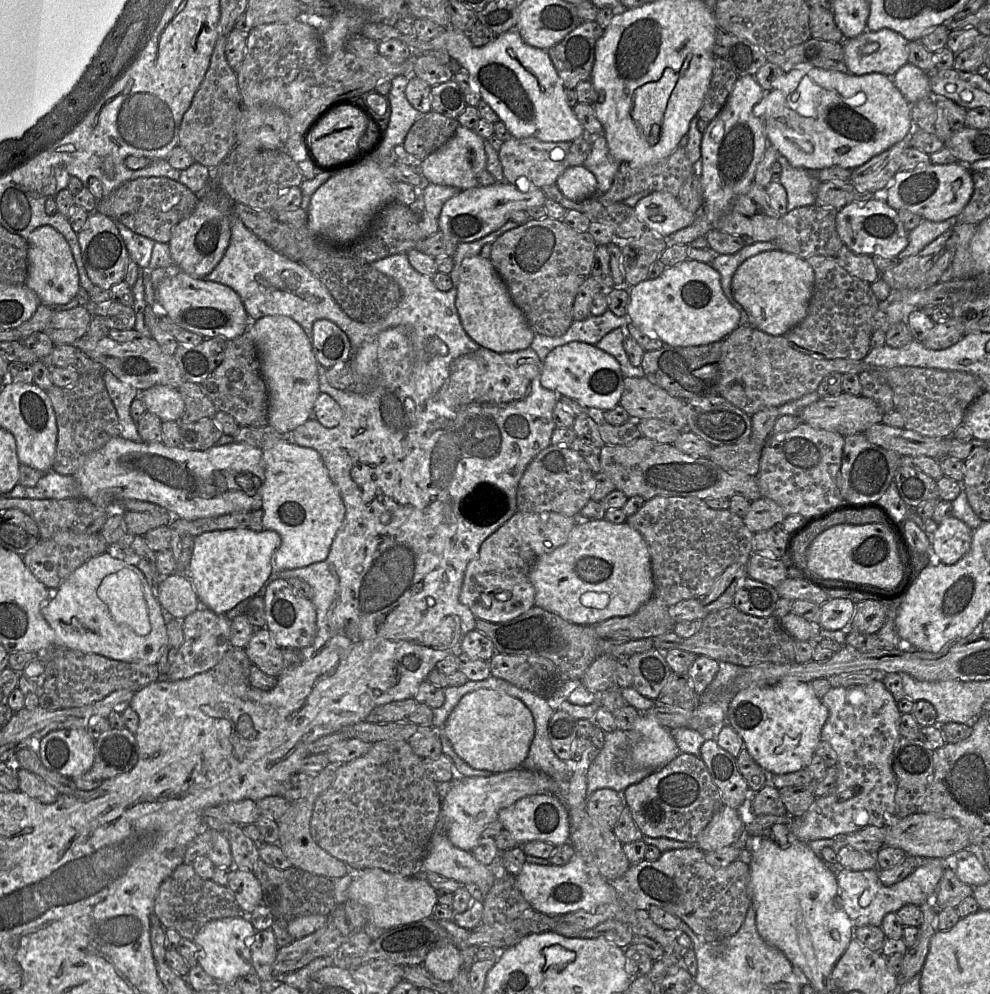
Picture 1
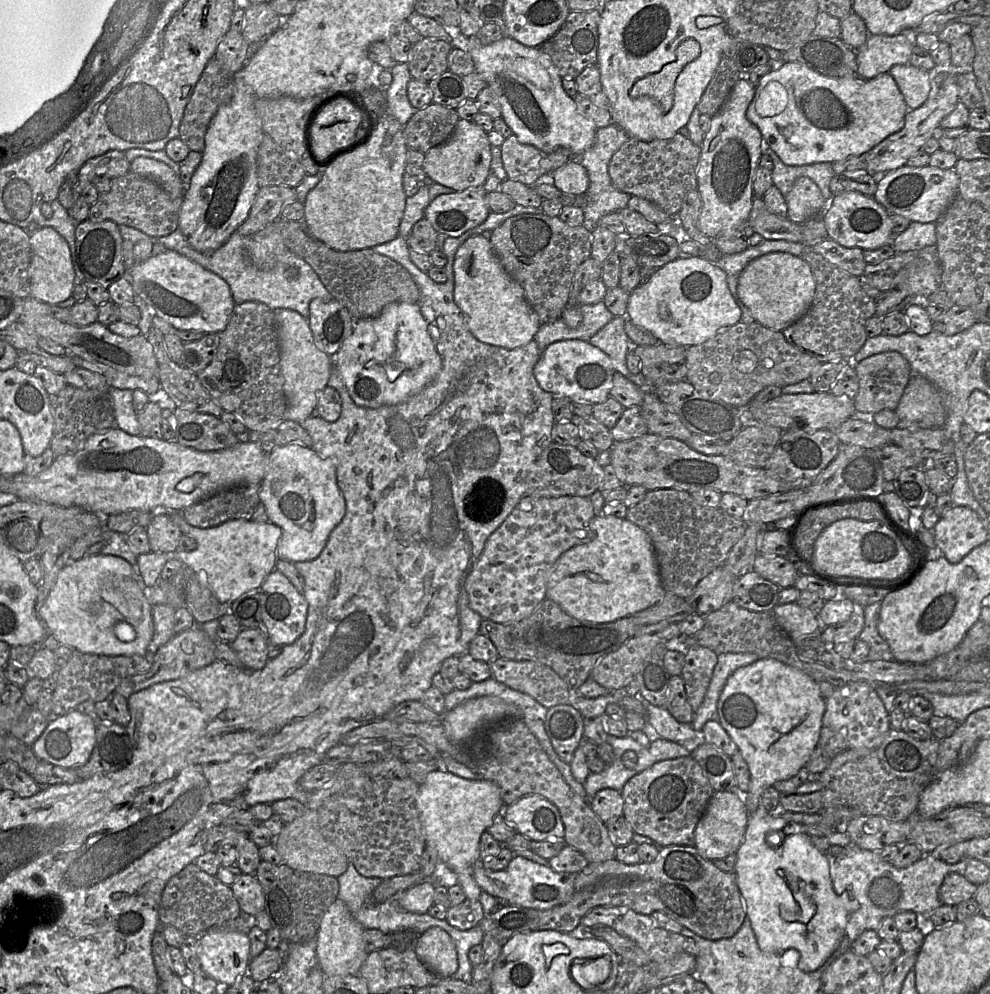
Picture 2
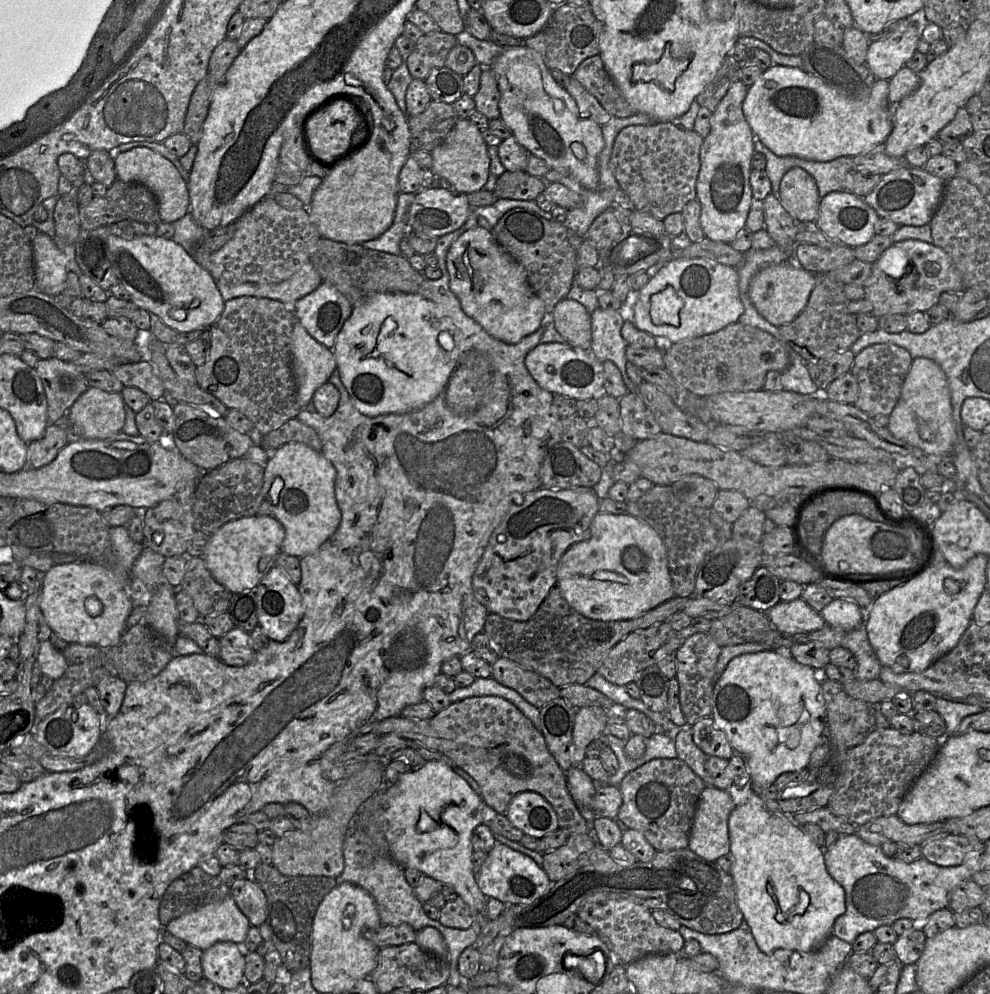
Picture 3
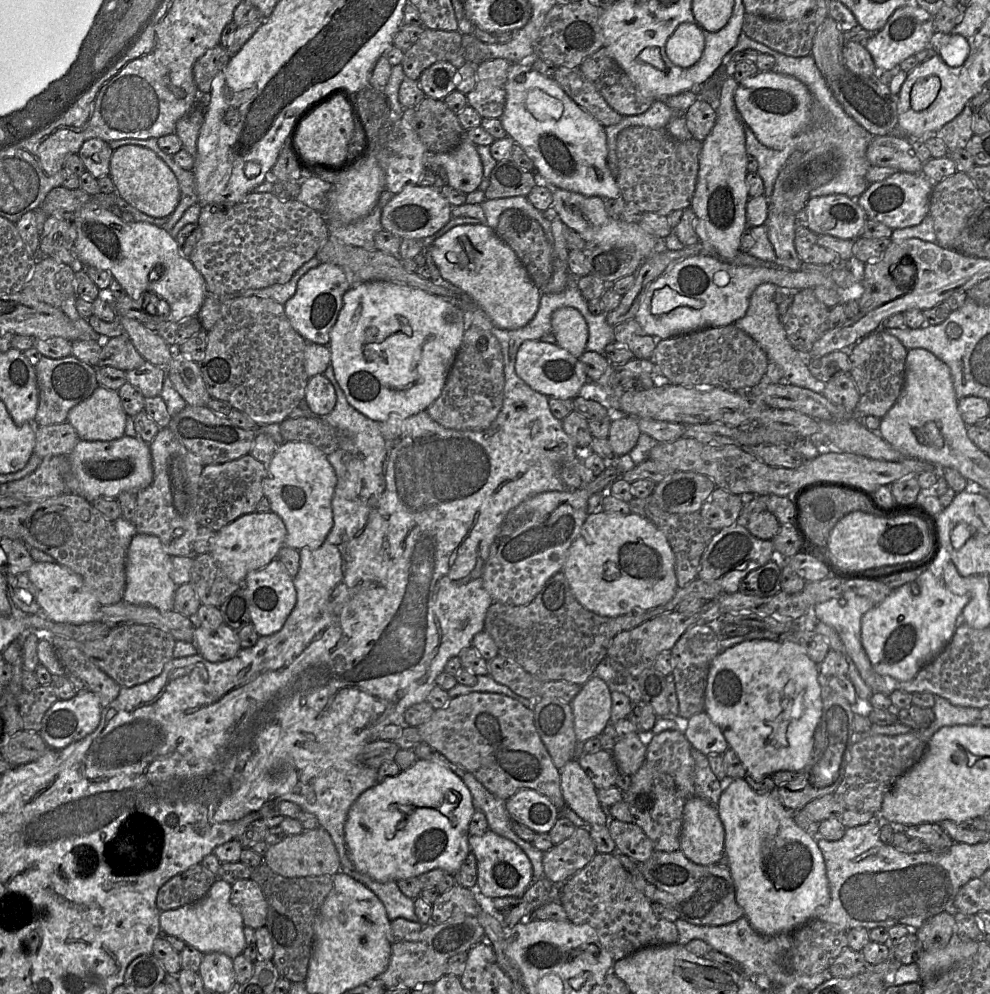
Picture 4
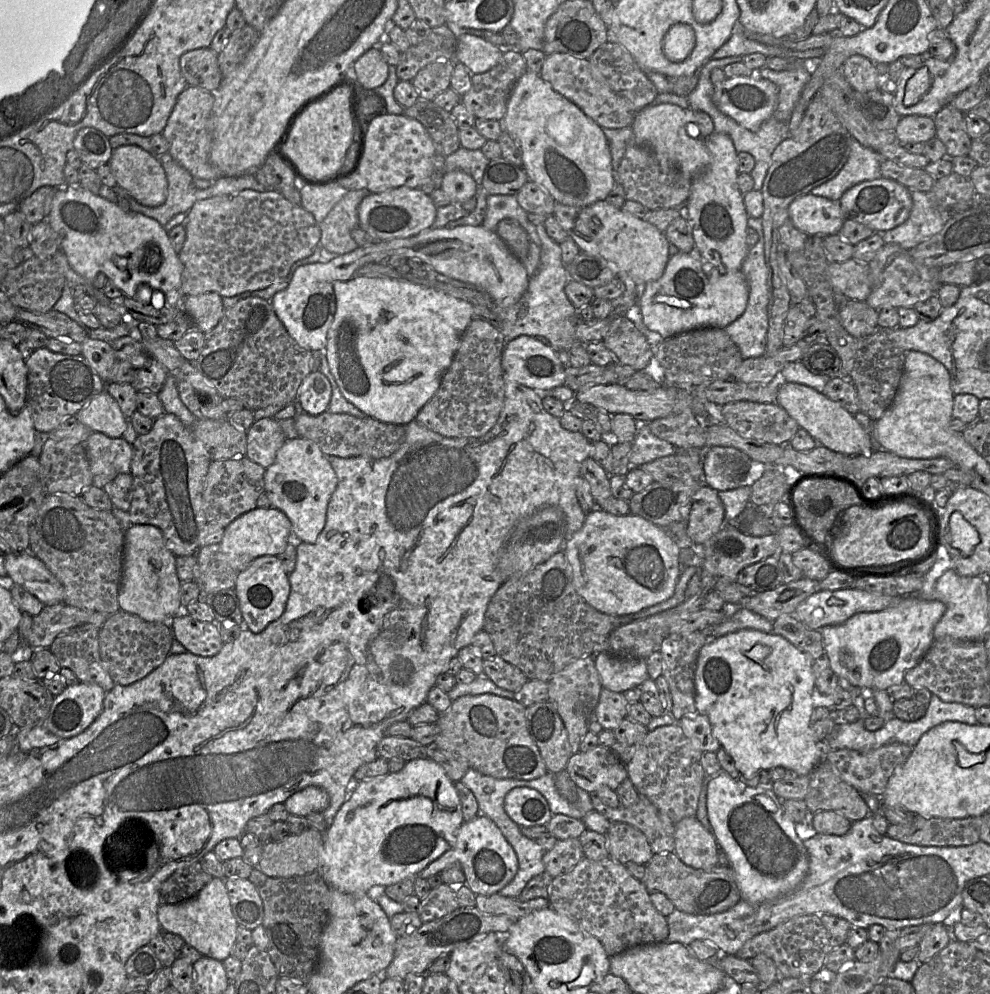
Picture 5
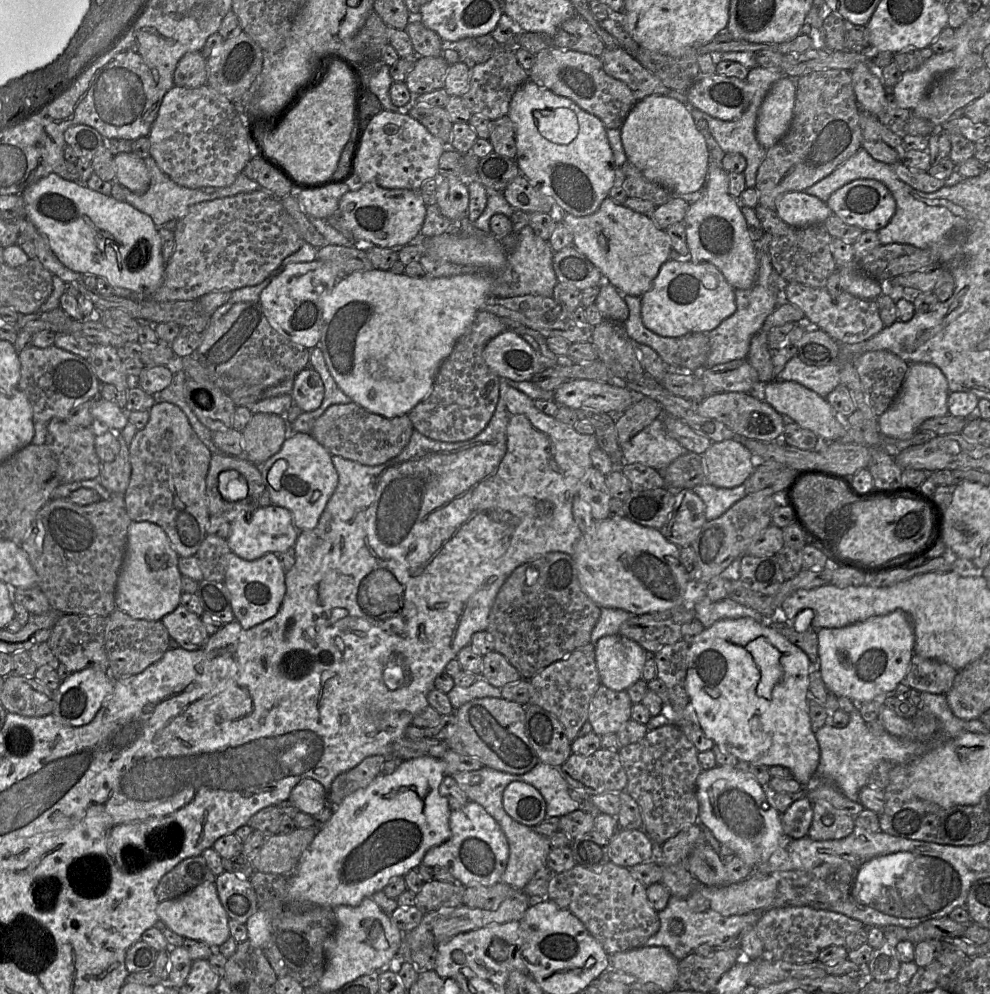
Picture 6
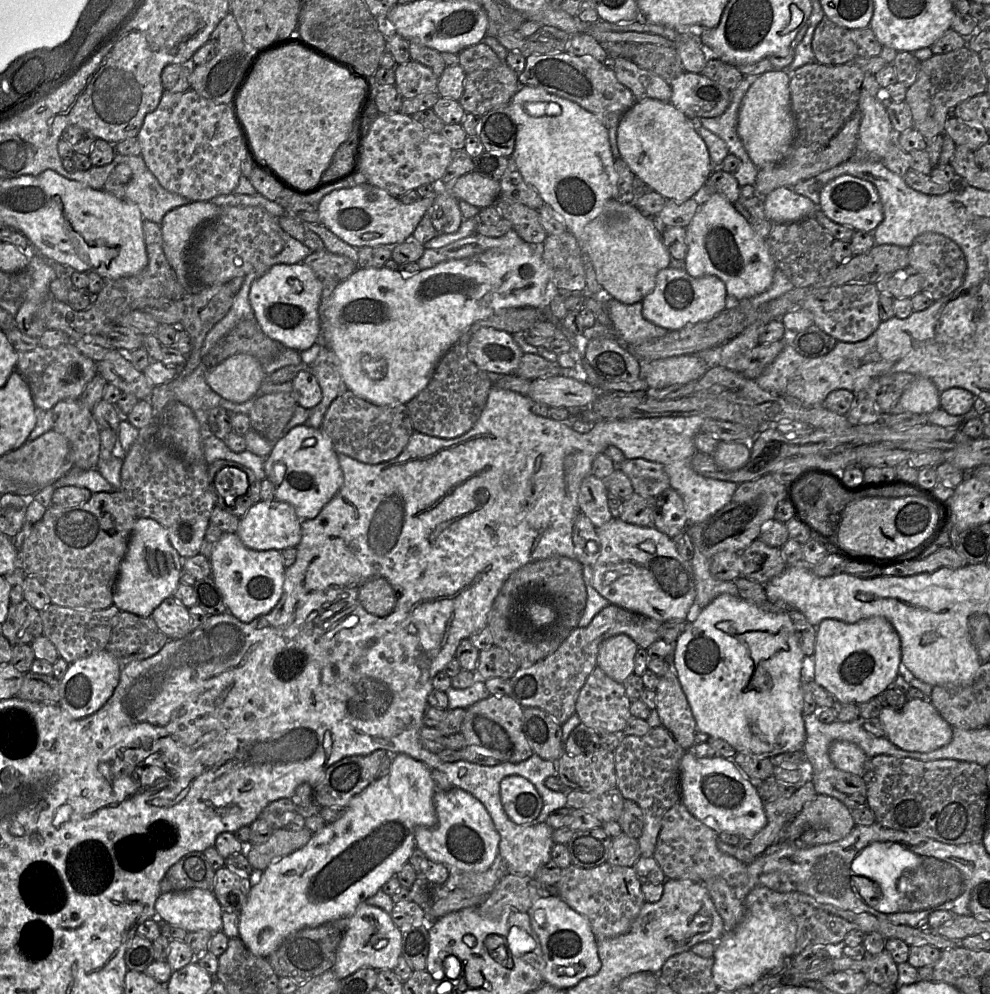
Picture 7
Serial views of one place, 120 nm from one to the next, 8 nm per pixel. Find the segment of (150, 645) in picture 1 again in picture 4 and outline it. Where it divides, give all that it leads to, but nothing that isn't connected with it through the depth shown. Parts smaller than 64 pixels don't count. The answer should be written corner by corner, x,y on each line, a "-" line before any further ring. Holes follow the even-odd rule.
34,562
27,575
34,586
40,612
51,621
73,625
99,621
102,606
78,574
55,562

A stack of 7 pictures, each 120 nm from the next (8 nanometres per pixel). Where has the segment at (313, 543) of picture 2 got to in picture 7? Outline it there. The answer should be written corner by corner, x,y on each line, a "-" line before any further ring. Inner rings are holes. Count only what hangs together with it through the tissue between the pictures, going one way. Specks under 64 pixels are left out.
302,424
292,428
288,434
278,439
264,462
265,479
272,487
275,500
290,504
301,521
312,520
329,504
344,483
343,471
338,461
332,441
321,428

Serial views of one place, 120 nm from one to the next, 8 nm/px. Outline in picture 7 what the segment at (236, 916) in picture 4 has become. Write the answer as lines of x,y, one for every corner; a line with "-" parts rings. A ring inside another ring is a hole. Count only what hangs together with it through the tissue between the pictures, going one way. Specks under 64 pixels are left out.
199,888
161,893
155,902
156,917
161,923
187,932
222,931
223,909
214,893

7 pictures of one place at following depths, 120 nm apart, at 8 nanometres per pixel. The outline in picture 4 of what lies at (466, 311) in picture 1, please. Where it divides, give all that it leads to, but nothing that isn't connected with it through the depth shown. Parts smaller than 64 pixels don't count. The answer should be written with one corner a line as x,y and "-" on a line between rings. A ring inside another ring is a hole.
485,224
455,226
434,241
426,241
426,250
431,254
441,276
460,288
496,327
515,330
525,326
535,316
542,291
533,283
516,253
496,234
495,229

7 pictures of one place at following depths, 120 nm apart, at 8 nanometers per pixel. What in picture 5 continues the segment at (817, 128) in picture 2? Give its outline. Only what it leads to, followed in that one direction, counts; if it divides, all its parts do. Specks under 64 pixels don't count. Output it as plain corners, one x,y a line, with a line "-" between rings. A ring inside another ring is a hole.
757,73
751,77
737,76
726,78
720,86
714,86
713,100
722,113
754,132
759,130
762,124
773,116
778,103
778,87
771,81
760,78

